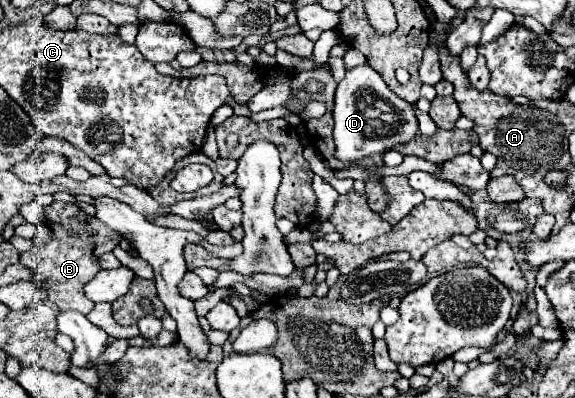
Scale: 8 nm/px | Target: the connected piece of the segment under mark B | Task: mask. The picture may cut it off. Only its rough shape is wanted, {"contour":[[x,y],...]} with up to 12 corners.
{"contour":[[48,205],[46,245],[20,261],[60,311],[88,315],[84,285],[122,237],[78,207]]}

